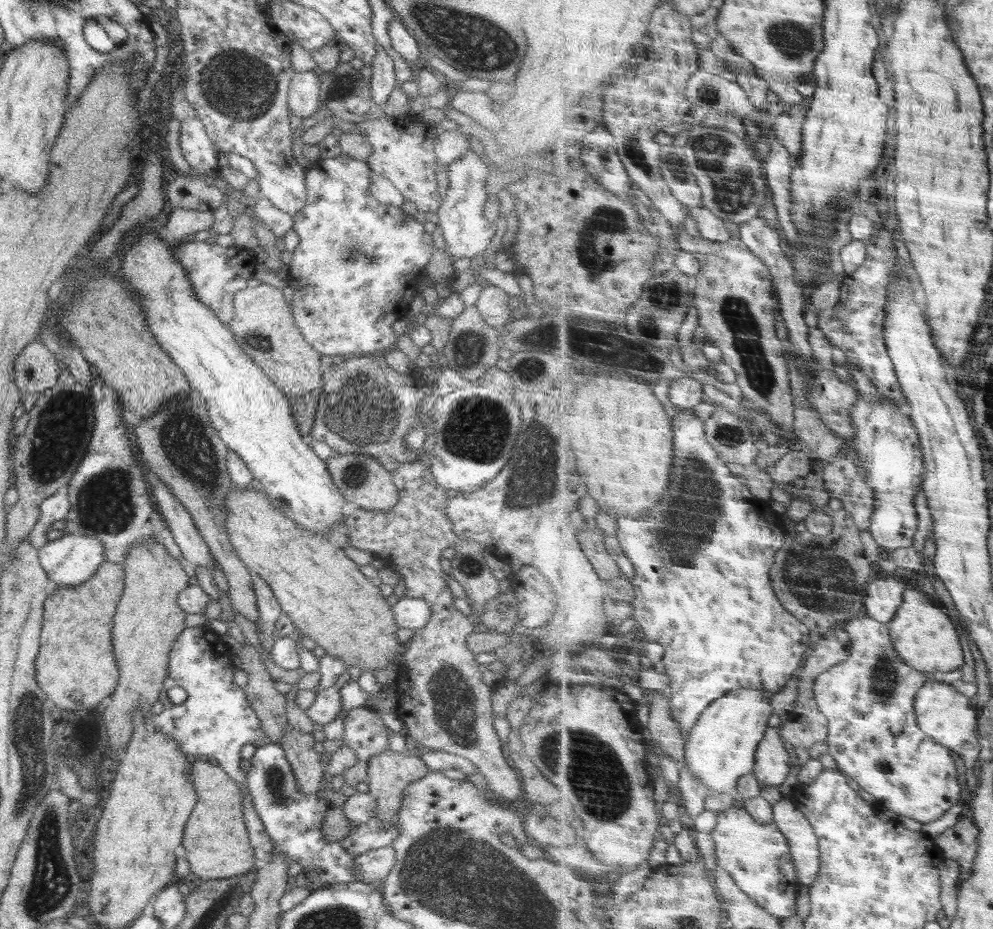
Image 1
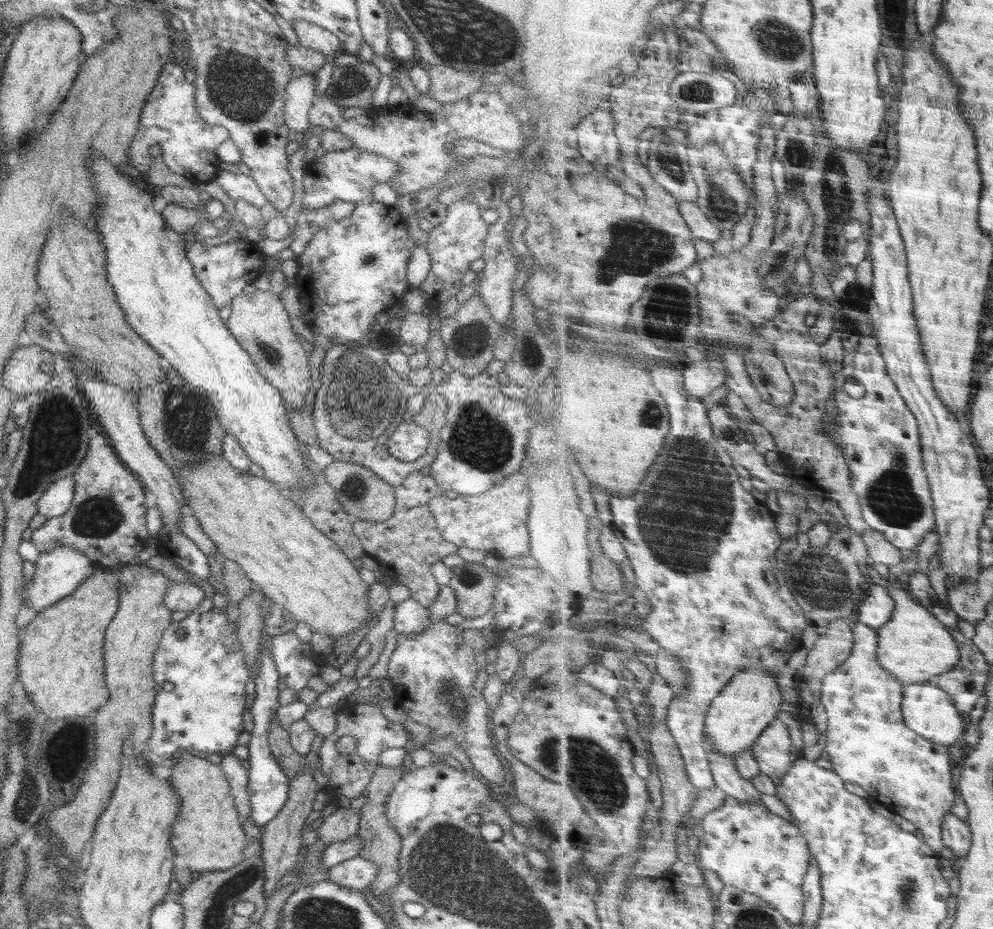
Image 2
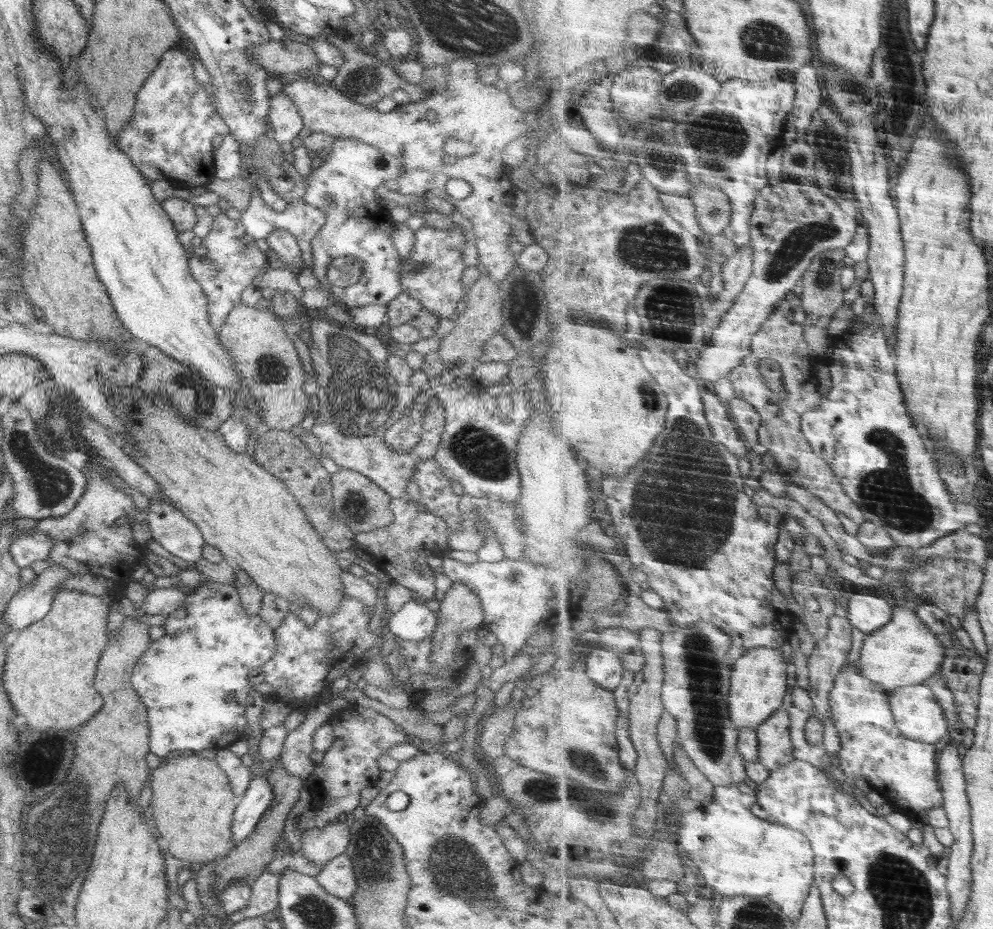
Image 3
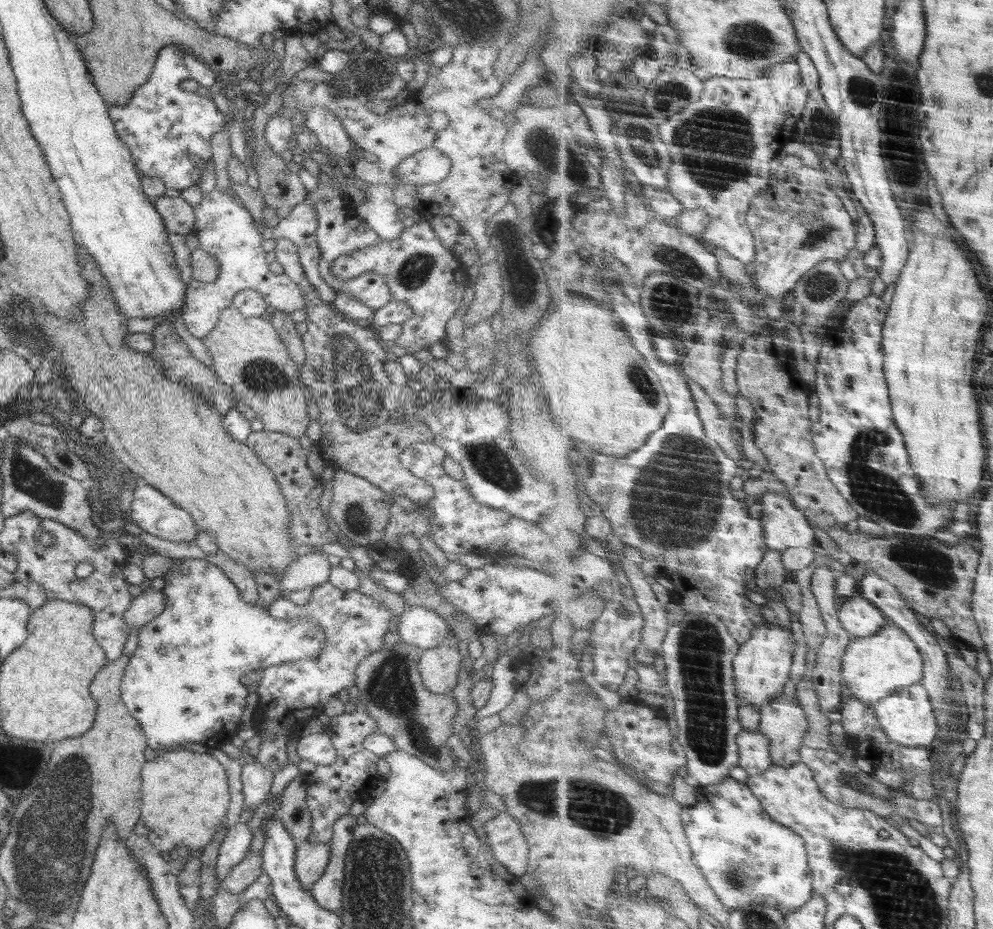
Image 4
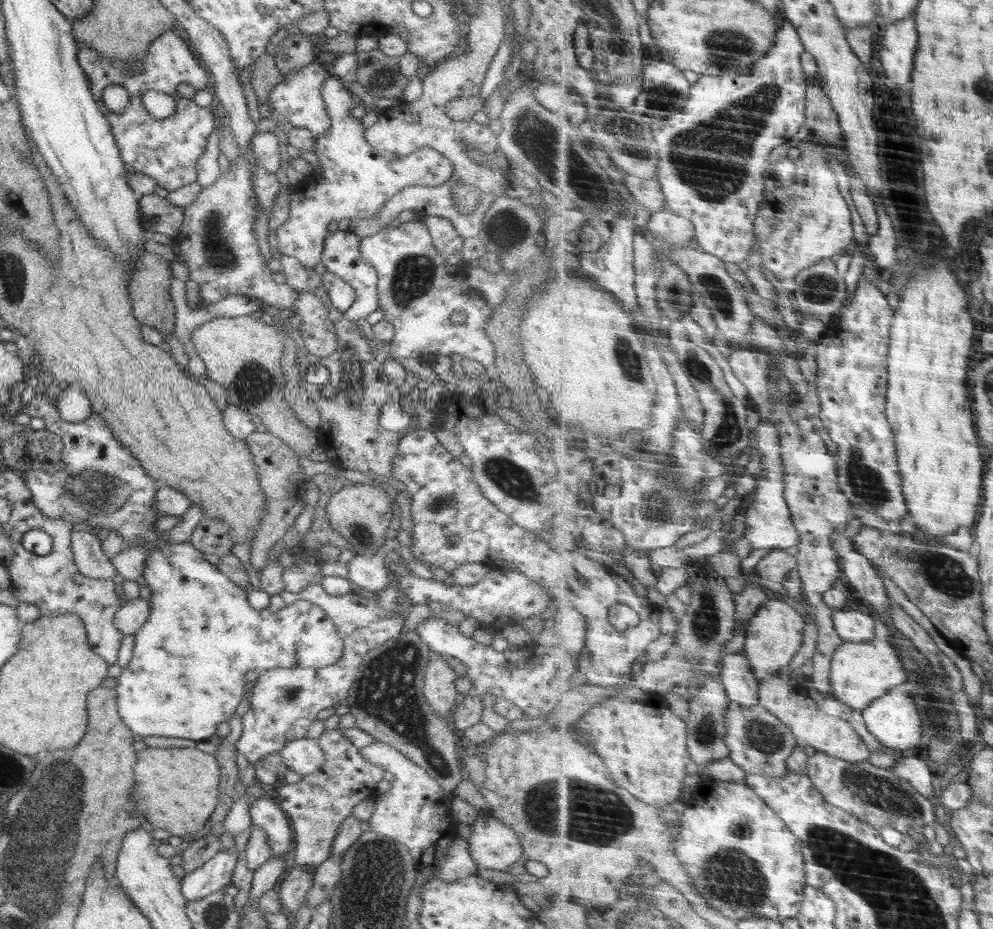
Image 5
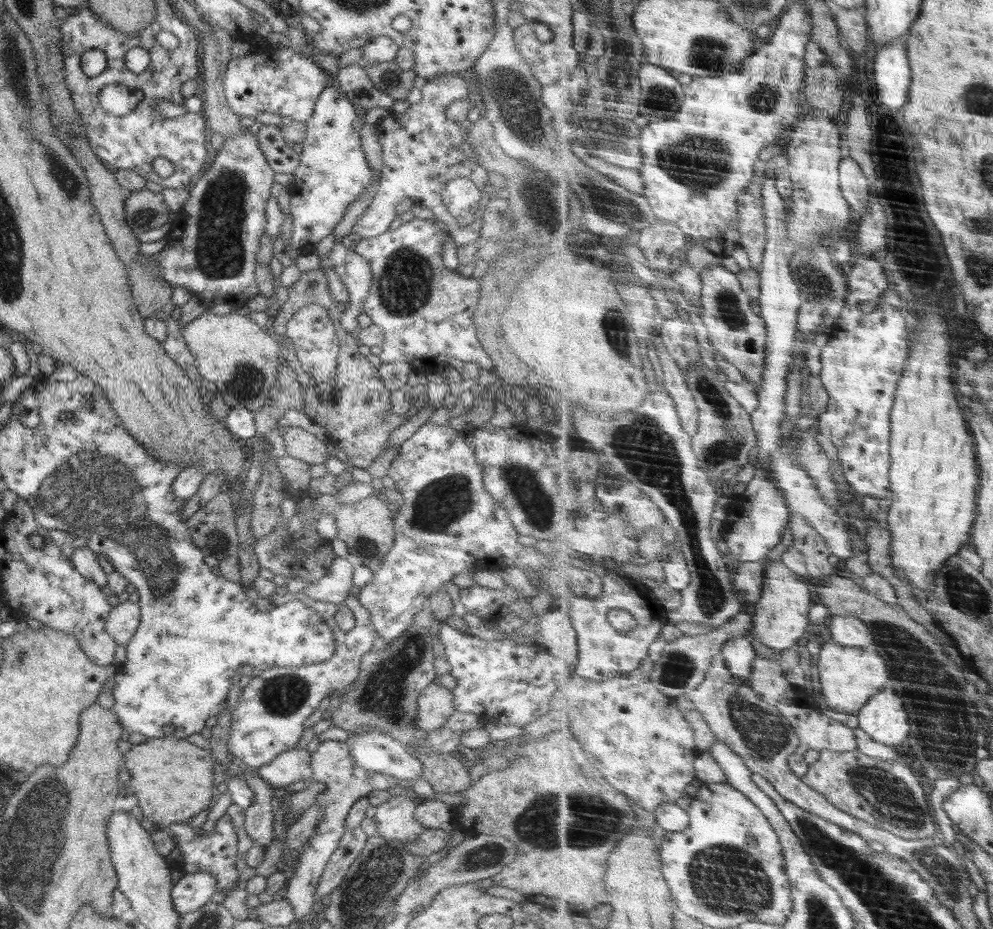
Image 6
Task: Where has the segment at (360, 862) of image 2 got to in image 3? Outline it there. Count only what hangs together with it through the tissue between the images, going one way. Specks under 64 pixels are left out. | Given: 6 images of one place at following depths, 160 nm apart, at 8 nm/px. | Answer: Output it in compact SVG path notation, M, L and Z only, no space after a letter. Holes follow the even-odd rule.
M342 854L329 860L315 879L328 894L347 900L356 890L354 875L352 861L346 854Z

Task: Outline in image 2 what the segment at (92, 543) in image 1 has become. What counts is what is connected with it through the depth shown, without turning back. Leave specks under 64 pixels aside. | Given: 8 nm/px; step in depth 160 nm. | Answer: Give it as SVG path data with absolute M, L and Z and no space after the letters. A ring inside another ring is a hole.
M56 546L52 551L39 553L35 562L36 572L34 572L34 580L26 584L27 592L24 600L26 607L31 607L34 612L52 607L54 603L64 599L66 596L76 591L92 574L95 572L95 564L76 549L70 546Z

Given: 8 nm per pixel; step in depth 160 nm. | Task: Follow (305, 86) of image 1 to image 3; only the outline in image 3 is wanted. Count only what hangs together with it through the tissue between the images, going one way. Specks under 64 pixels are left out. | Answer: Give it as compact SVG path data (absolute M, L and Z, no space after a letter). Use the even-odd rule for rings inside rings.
M279 92L271 98L270 112L268 112L272 134L270 141L275 143L291 142L298 138L304 128L302 118L292 99L284 92Z

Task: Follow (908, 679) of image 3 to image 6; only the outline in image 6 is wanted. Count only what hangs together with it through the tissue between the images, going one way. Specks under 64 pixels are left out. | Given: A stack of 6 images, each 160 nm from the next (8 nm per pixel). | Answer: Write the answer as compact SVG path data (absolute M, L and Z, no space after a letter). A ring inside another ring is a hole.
M832 640L821 648L819 679L816 682L823 691L828 705L836 711L858 714L874 696L892 685L891 669L887 660L877 651L877 647L850 647Z

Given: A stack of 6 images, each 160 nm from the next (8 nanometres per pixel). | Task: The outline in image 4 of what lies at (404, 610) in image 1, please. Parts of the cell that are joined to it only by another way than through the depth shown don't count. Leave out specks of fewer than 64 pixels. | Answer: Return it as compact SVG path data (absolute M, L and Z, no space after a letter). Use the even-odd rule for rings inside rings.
M412 605L400 616L398 625L400 640L419 651L438 646L448 637L446 621L428 607Z

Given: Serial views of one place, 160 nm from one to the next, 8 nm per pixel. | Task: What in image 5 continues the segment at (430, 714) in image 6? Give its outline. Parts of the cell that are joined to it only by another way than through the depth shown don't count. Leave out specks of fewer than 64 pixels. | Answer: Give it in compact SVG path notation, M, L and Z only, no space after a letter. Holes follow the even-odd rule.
M432 654L426 667L423 696L437 714L449 715L455 708L458 692L454 681L459 676L446 661L438 659L437 654Z

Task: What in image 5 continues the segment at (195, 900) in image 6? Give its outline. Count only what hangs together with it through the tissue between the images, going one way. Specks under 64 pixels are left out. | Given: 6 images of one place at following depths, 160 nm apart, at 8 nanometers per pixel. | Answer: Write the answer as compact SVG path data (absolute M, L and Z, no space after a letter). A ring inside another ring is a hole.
M223 848L200 868L181 879L181 891L187 901L200 900L231 884L234 868L238 864L236 851L229 853Z

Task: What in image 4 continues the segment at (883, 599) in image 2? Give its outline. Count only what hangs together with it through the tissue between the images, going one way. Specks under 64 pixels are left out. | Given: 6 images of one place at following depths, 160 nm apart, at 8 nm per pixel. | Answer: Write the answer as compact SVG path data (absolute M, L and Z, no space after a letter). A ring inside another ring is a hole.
M860 594L842 601L839 614L844 627L857 638L879 634L890 624L880 607Z

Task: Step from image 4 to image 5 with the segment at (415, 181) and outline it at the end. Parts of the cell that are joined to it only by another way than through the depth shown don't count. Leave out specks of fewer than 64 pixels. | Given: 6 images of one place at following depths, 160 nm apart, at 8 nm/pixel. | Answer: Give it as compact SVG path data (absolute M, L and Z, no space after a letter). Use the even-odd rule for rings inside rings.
M331 74L322 84L320 89L323 102L326 106L326 113L330 117L330 125L326 136L315 138L307 128L292 127L286 134L285 142L298 150L314 152L320 163L320 173L307 175L301 184L292 187L290 193L290 216L278 229L276 247L281 254L296 257L306 268L314 269L316 264L321 261L324 248L324 241L331 222L338 222L342 219L351 220L378 220L378 212L382 206L389 201L400 189L410 185L420 185L421 187L438 187L449 184L453 181L453 164L444 154L436 150L423 147L416 149L410 155L398 160L384 159L370 147L365 139L363 124L350 116L352 107L352 94L347 86Z

